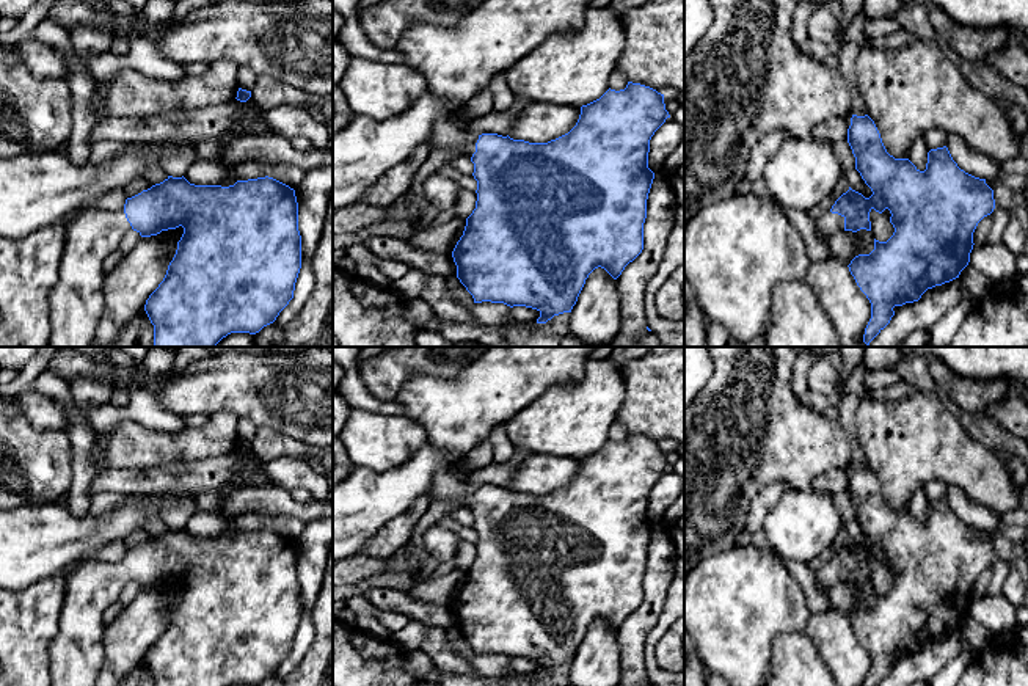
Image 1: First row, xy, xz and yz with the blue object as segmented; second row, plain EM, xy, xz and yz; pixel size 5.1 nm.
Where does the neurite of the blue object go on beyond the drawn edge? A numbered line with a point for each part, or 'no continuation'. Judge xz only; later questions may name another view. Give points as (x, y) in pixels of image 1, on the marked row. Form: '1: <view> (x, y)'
1: xz (446, 134)

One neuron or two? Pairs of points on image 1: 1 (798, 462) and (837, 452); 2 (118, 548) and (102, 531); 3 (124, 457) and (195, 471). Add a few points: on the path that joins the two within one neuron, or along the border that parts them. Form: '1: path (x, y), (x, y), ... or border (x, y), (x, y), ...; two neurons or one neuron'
1: path (807, 452), (827, 452); one neuron
2: border (123, 540), (110, 540), (80, 561); two neurons
3: border (217, 454), (181, 463); two neurons

